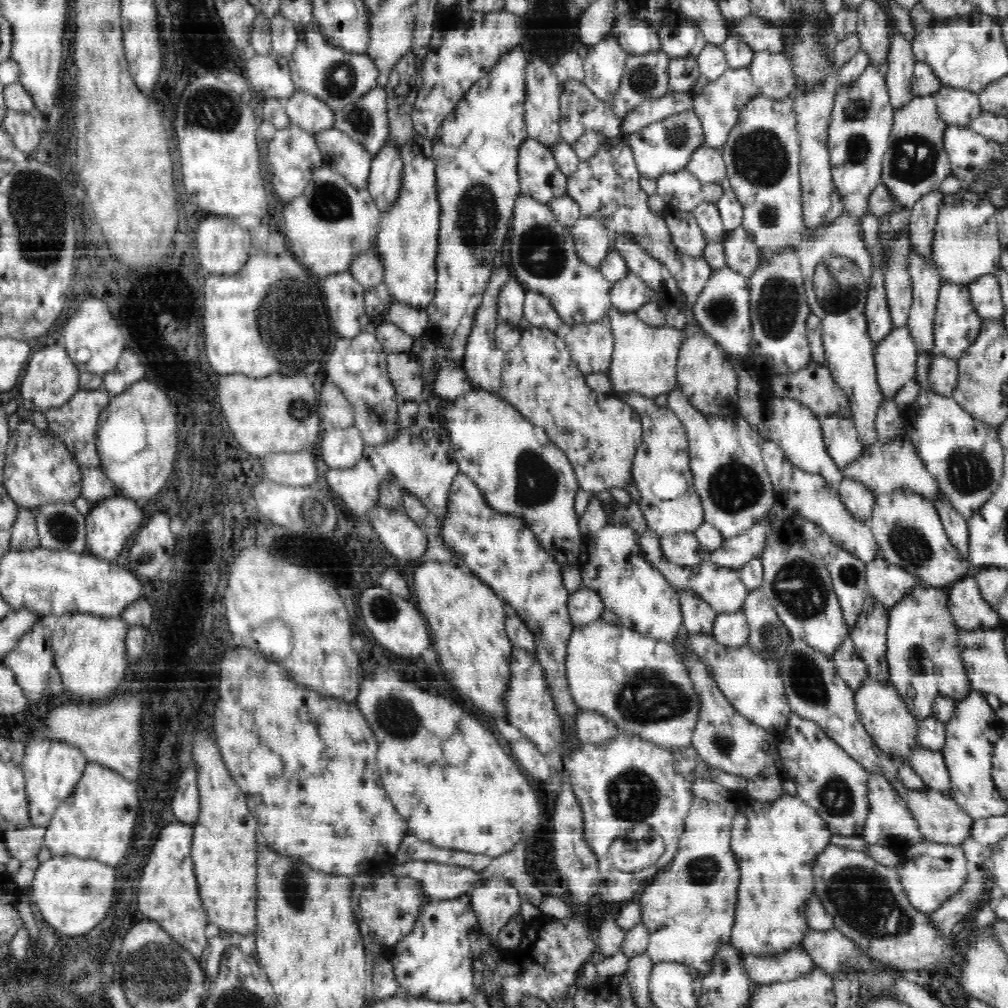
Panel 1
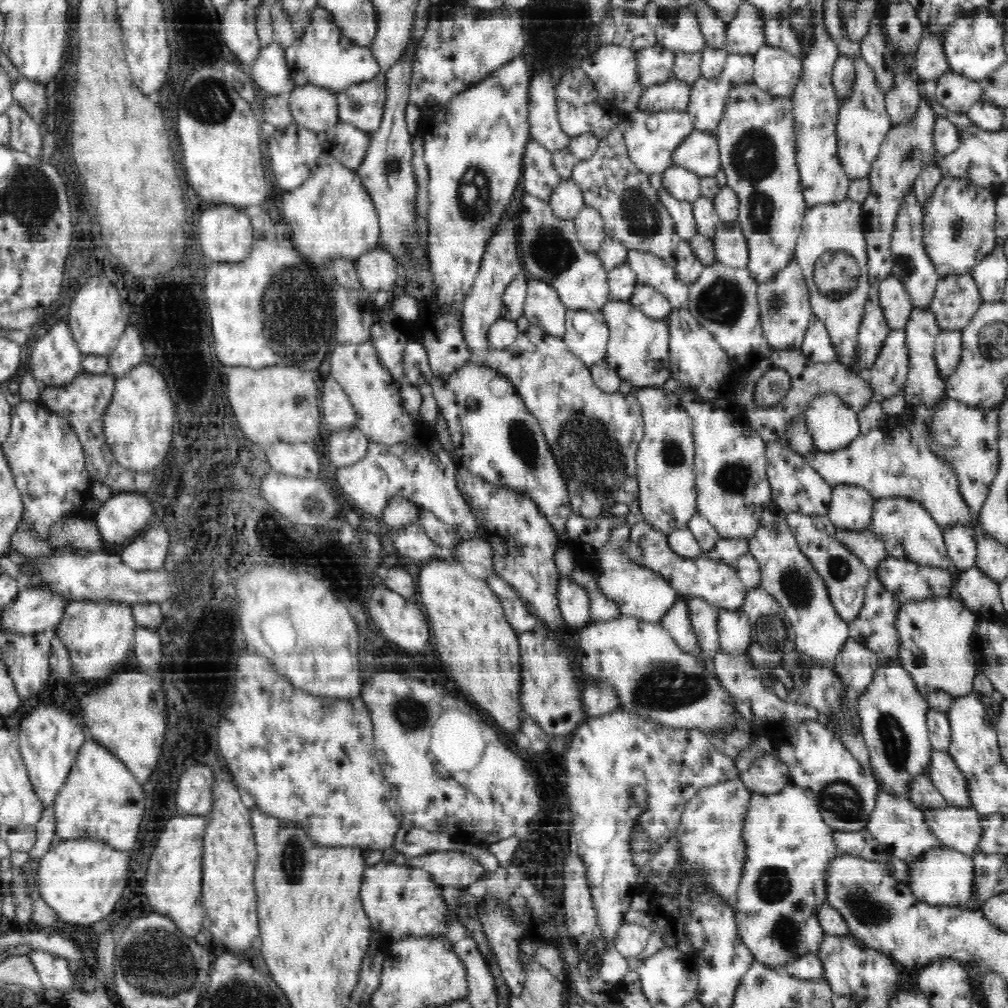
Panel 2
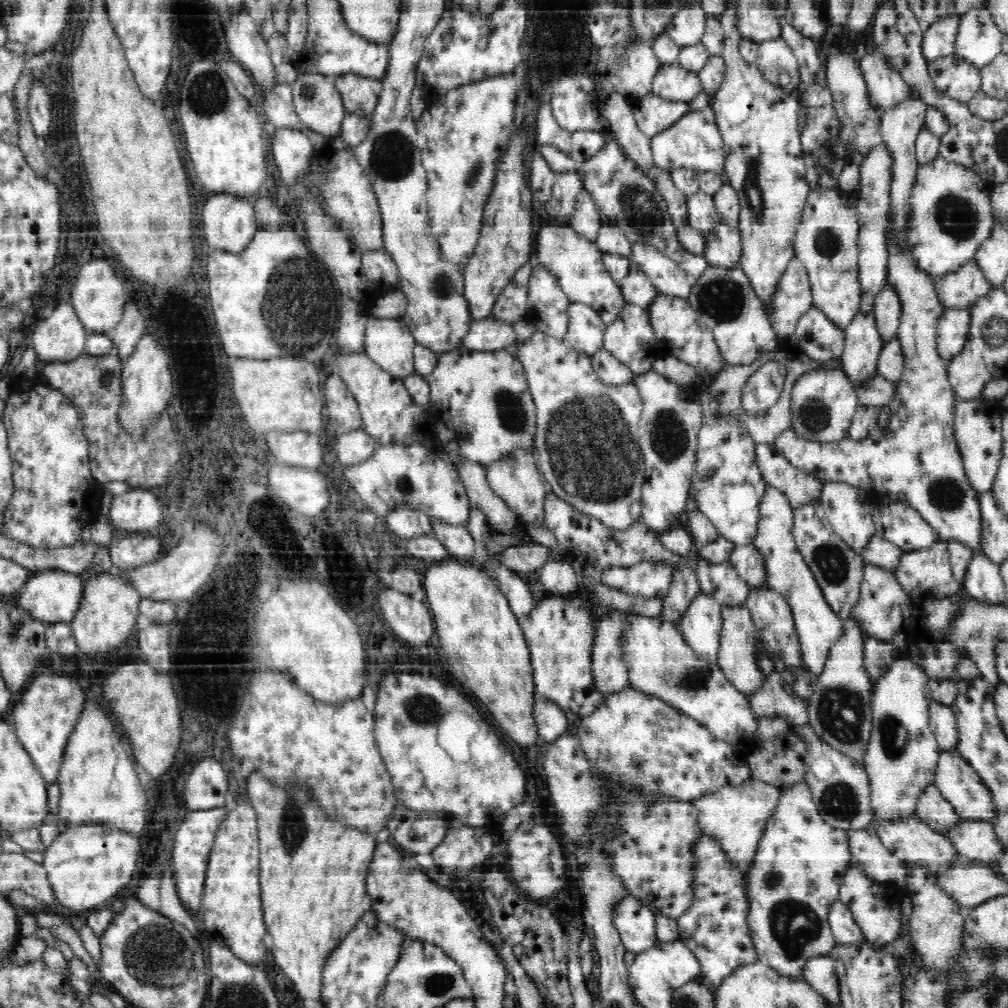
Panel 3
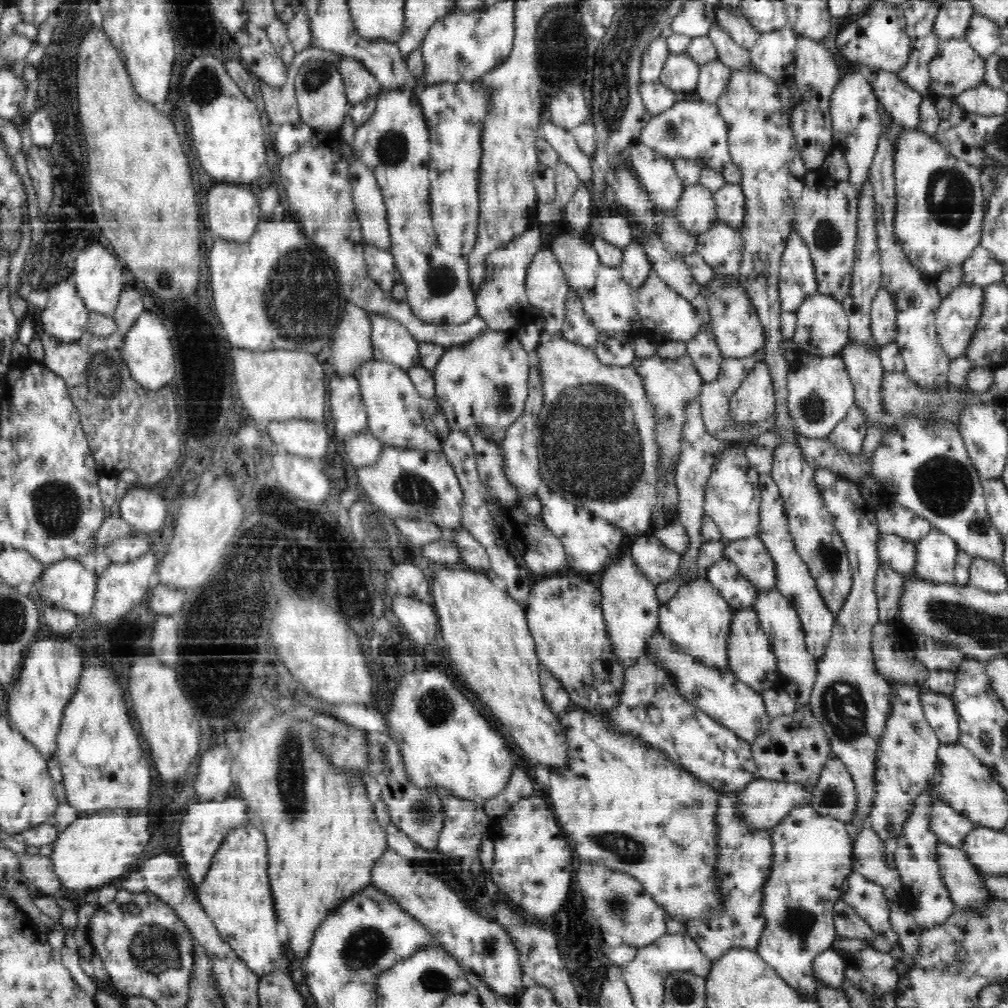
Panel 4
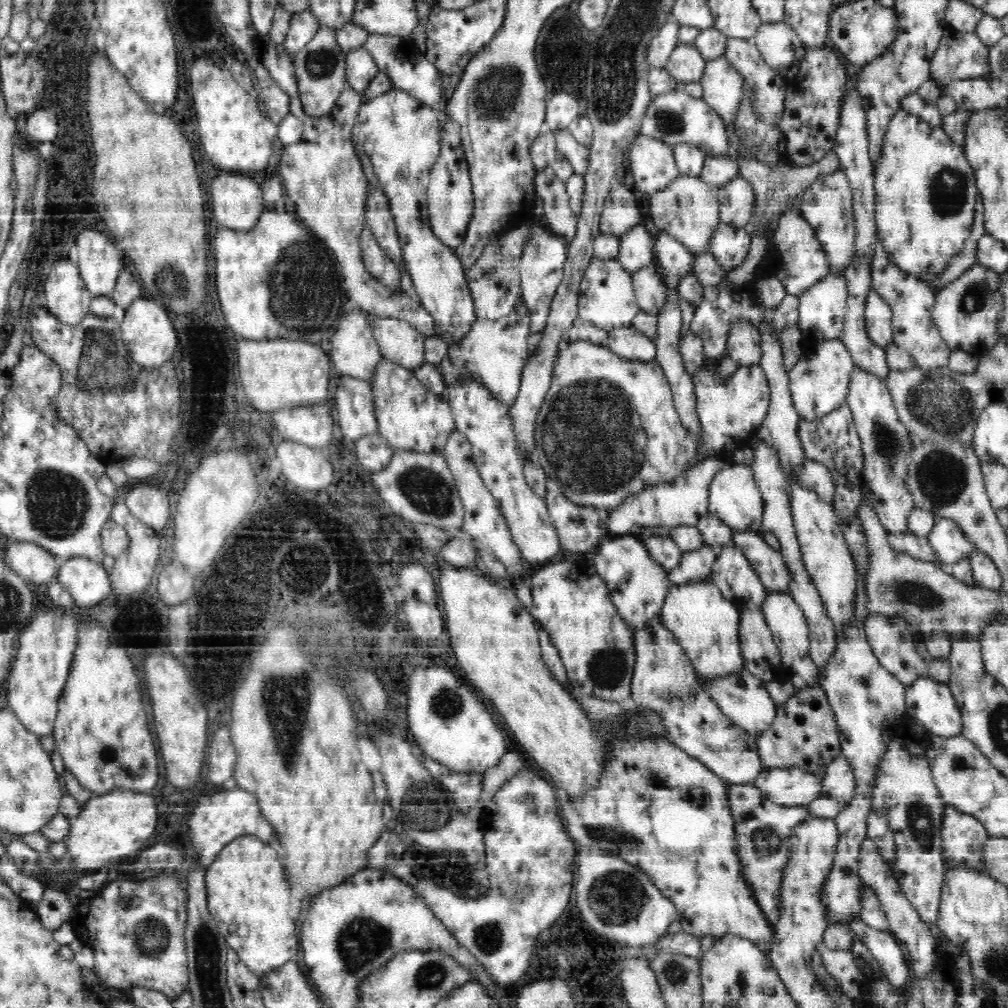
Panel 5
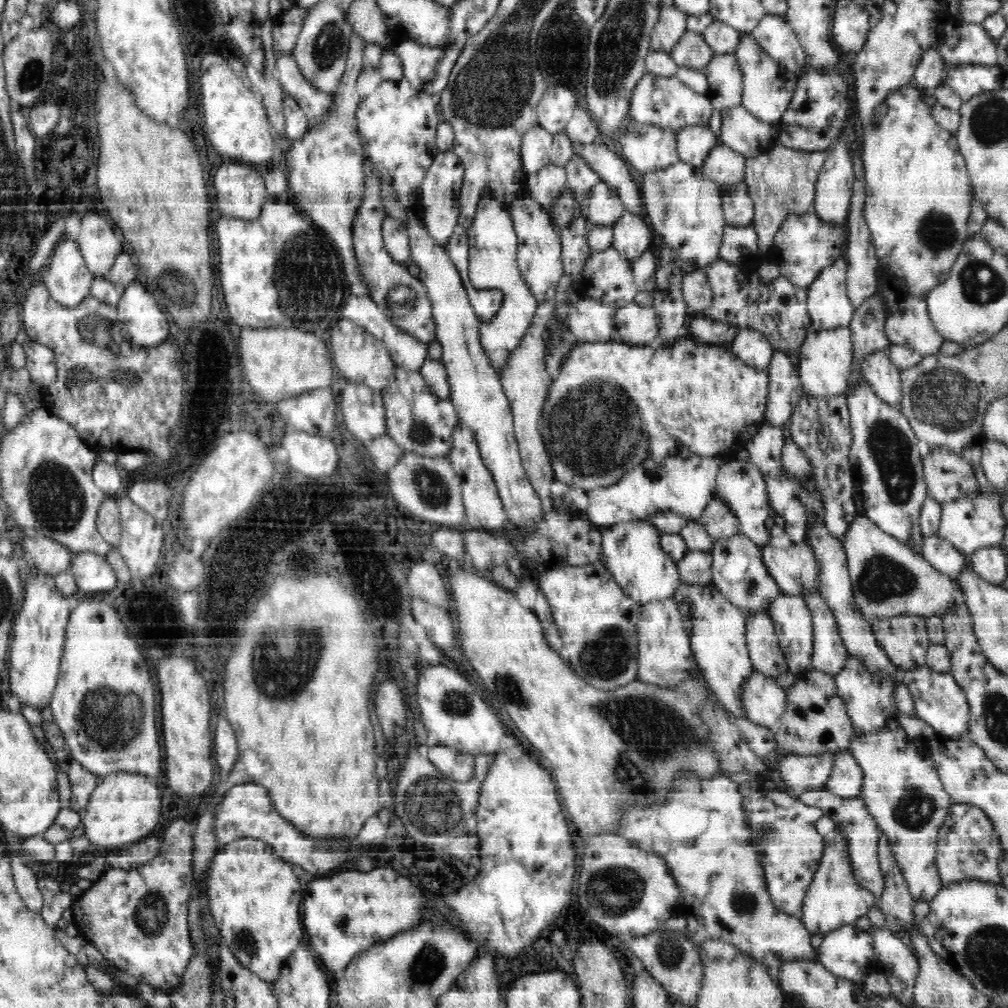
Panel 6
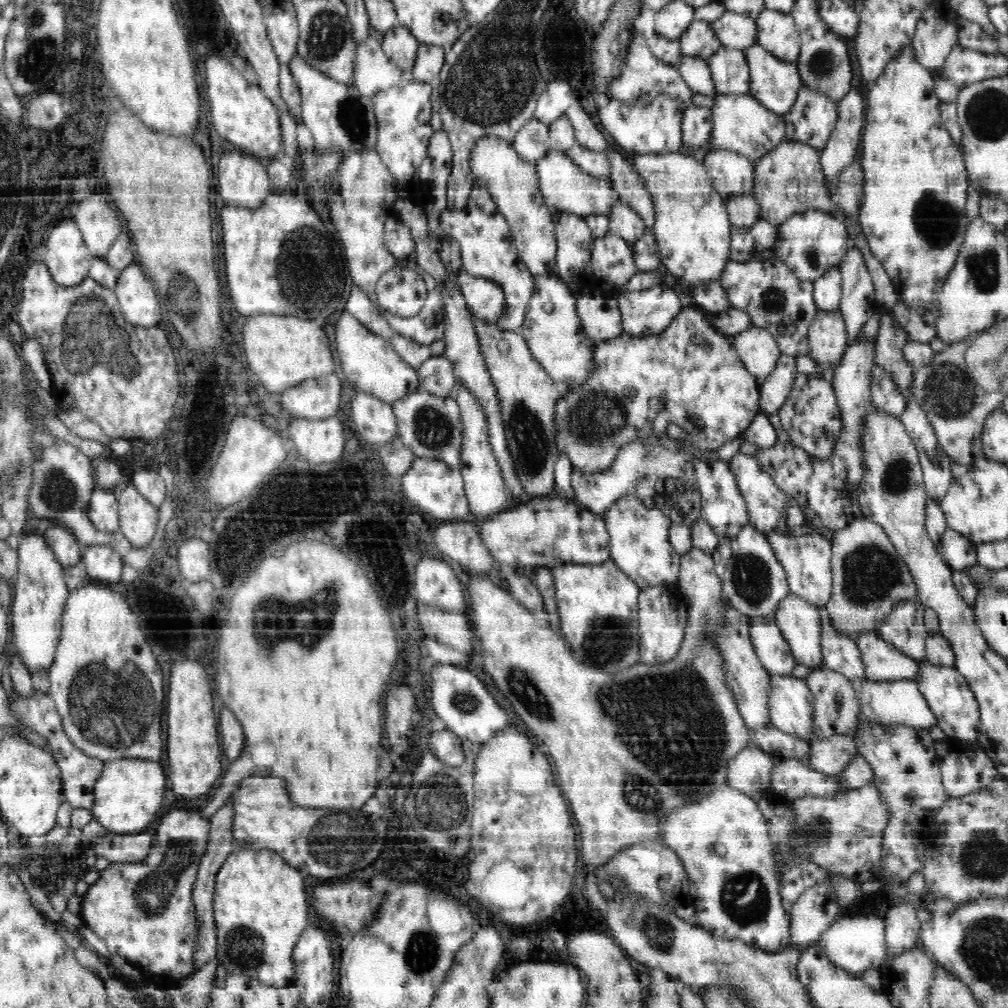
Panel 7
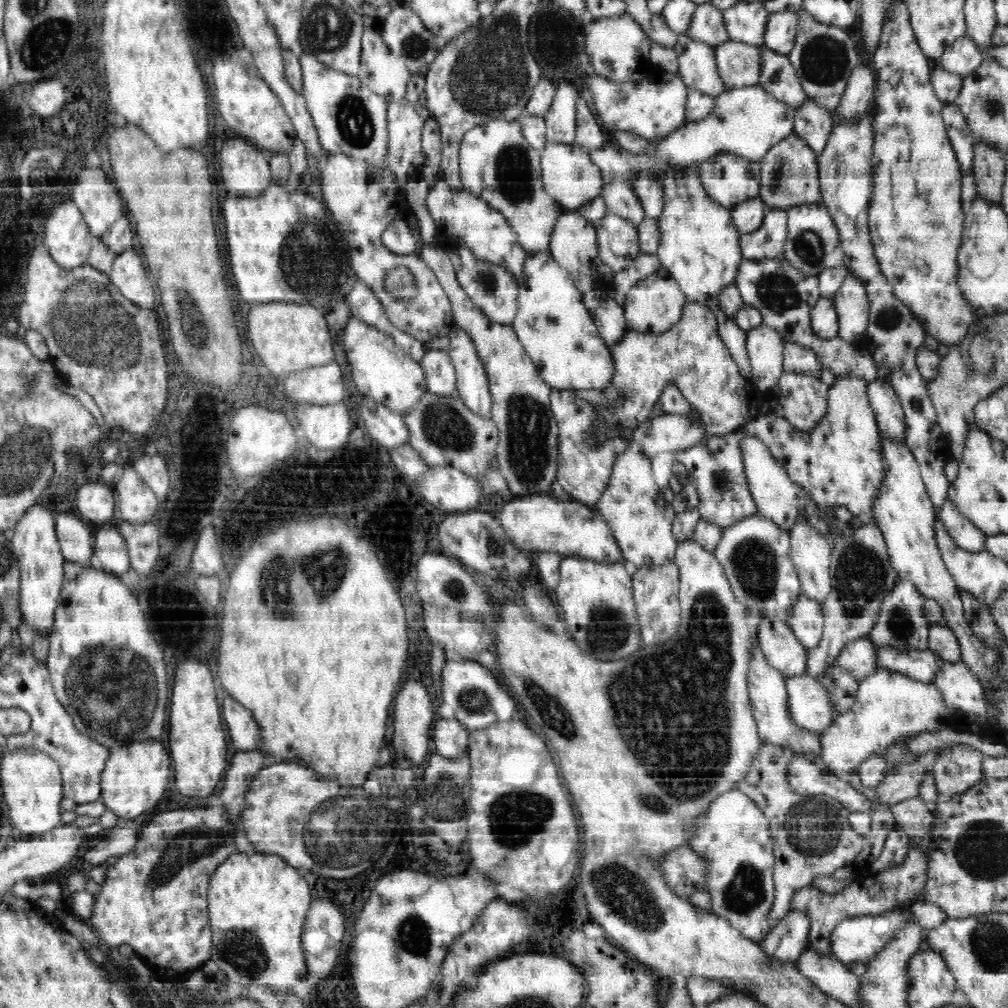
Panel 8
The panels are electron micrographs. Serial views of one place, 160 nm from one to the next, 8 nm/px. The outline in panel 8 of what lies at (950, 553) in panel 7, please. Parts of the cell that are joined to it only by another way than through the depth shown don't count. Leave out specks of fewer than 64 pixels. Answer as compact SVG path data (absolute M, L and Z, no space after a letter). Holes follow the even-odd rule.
M949 500L942 504L936 517L939 517L939 520L943 522L947 533L961 552L974 554L985 549L986 534L982 533L966 516L960 515L960 511Z

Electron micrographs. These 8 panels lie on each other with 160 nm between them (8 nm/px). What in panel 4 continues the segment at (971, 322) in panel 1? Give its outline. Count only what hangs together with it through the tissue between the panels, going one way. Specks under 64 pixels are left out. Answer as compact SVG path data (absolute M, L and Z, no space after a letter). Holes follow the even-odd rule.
M981 244L963 262L962 269L964 269L962 282L964 285L974 284L984 288L992 283L1003 282L1004 265L1000 264L1000 261L993 260L988 250L984 249Z

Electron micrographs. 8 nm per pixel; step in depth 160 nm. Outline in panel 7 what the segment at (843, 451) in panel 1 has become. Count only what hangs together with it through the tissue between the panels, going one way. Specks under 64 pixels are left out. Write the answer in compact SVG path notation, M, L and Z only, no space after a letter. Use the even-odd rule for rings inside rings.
M839 310L836 311L817 311L814 318L810 321L808 331L808 356L824 370L830 369L834 372L835 368L841 363L843 354L849 344L844 317Z

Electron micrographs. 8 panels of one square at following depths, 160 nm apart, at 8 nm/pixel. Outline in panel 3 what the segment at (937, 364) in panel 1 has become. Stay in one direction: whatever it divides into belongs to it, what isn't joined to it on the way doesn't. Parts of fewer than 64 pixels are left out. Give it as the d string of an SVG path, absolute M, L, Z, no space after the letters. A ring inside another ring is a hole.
M946 307L937 322L937 349L940 357L950 362L962 352L970 328L968 307Z

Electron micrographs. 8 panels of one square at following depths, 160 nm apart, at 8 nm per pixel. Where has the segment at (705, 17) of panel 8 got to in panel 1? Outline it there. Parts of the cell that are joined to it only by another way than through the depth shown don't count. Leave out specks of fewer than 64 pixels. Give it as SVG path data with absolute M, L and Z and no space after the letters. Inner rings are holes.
M674 91L674 94L664 94L662 98L644 101L642 105L625 114L621 134L628 136L643 129L647 124L690 110L693 108L692 99L690 93Z

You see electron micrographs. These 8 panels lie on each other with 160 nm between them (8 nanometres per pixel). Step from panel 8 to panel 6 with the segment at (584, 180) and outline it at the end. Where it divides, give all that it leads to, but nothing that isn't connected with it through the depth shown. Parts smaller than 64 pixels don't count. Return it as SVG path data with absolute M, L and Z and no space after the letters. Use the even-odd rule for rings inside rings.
M548 163L543 169L527 174L526 190L542 208L549 210L567 188L565 167ZM602 180L590 189L587 197L580 199L577 203L579 214L587 220L589 227L613 227L626 211L617 189Z

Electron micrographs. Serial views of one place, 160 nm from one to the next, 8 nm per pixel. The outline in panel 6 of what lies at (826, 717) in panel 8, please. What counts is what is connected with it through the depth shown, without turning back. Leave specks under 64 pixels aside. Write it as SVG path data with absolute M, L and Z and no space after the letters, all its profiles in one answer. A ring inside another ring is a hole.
M758 671L752 672L748 682L744 684L740 699L745 705L746 718L773 732L776 732L789 704L788 691L780 689L774 677Z

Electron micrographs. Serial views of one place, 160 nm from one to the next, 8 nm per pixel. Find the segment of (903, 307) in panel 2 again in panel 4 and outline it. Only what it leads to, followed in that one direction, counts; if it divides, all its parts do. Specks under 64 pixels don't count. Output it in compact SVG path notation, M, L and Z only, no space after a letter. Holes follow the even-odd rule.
M880 288L871 304L872 338L879 347L895 340L897 314L895 299L887 290Z

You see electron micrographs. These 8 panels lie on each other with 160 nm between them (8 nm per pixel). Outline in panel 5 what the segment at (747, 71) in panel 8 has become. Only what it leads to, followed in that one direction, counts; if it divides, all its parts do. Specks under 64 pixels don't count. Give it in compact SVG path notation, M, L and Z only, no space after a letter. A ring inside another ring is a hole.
M722 55L706 62L704 74L699 82L703 87L703 99L721 116L723 123L729 128L732 116L737 113L745 96L743 77Z

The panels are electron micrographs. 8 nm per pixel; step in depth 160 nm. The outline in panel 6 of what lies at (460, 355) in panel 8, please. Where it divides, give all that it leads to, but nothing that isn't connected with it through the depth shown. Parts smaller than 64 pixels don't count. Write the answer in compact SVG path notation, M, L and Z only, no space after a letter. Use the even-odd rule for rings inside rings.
M459 423L453 431L451 441L451 450L448 452L447 459L461 482L461 491L465 505L465 528L492 531L494 533L504 532L507 512L504 509L492 475L490 475L482 461L472 430L469 430L465 424Z

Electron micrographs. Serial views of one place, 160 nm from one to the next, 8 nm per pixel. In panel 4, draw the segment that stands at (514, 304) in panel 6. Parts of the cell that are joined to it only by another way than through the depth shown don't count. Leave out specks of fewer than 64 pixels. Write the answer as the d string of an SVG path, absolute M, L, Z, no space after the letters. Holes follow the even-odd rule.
M484 330L475 339L463 345L448 347L438 364L431 371L435 382L436 406L446 415L451 431L467 434L472 438L476 432L485 432L486 438L503 437L512 424L519 421L527 402L527 386L530 384L530 362L522 343L507 331Z

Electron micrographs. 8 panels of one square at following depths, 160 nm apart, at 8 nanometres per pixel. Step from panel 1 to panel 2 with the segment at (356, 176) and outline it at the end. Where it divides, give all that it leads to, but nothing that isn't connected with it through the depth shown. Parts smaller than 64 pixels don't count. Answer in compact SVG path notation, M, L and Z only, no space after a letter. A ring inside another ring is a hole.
M338 121L324 132L317 133L323 152L330 153L342 165L356 171L368 152L371 136L344 121Z

